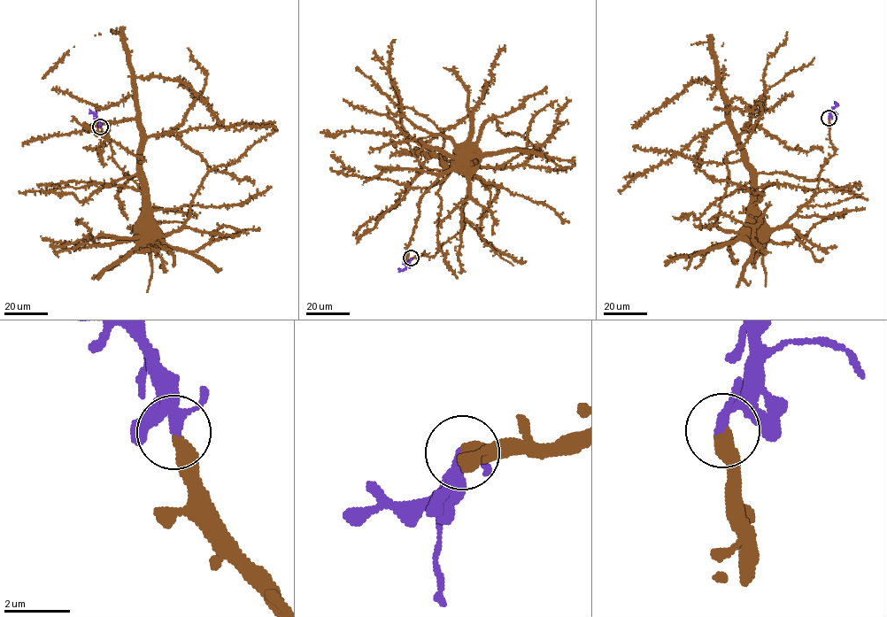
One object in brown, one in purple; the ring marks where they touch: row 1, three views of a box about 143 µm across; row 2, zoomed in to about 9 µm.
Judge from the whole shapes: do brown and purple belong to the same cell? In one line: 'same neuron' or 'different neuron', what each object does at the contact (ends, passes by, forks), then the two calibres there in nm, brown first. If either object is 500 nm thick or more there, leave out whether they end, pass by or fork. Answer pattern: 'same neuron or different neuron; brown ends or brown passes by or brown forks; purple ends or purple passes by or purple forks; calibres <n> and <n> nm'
same neuron; brown ends; purple passes by; calibres 460 and 280 nm

